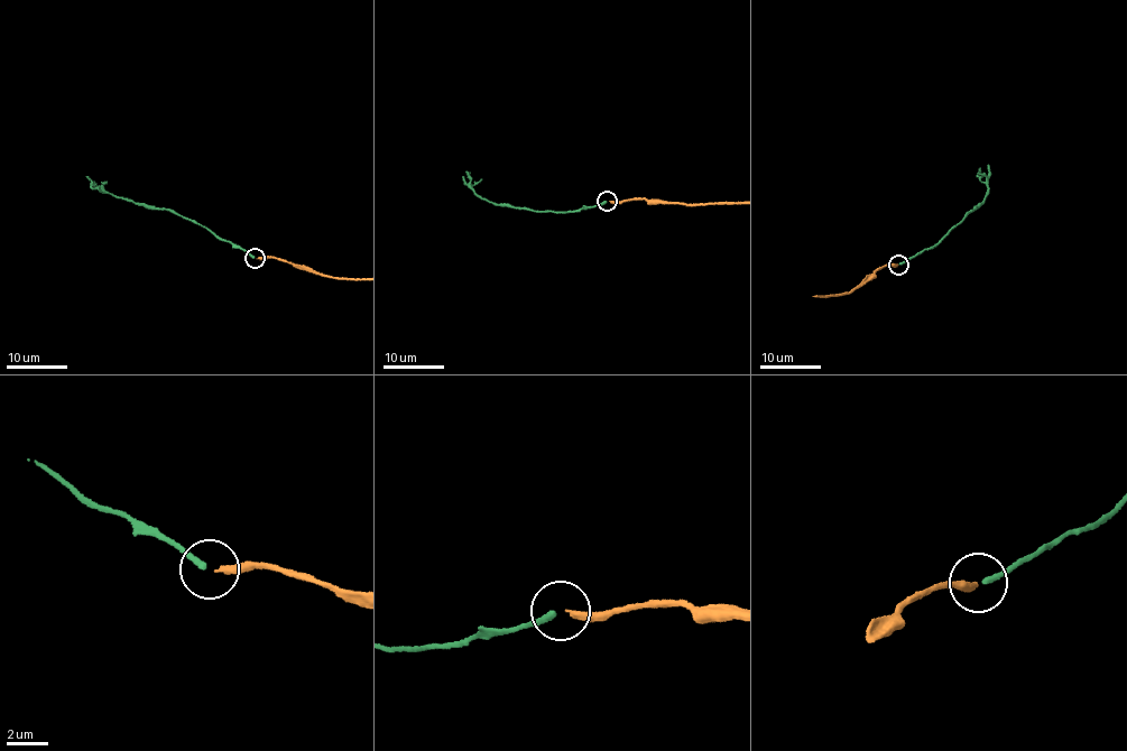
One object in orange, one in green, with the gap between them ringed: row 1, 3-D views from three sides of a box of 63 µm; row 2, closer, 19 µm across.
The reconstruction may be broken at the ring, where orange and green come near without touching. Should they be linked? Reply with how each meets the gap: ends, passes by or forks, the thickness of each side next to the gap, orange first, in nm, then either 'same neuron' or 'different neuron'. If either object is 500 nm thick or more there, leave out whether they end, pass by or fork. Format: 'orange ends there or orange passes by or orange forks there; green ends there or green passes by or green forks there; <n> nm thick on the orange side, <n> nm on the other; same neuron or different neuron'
orange ends there; green ends there; 280 nm thick on the orange side, 320 nm on the other; same neuron

